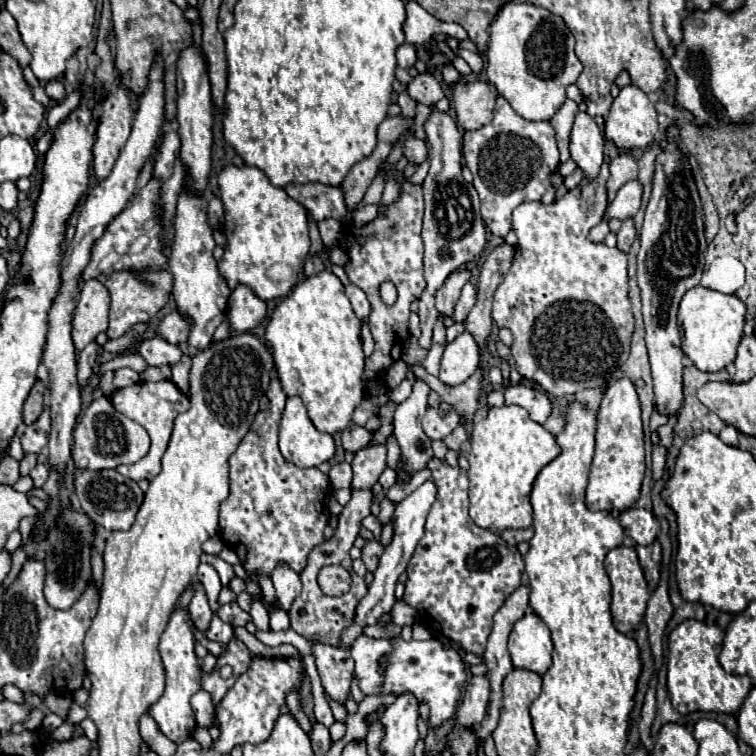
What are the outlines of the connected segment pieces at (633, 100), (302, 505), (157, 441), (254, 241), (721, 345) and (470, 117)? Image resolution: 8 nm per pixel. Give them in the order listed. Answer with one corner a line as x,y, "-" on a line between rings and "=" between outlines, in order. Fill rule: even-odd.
625,86
619,96
613,100
611,112
605,118
605,138
611,140
619,150
647,148
655,140
657,132
657,112
647,94
643,94
637,86
=
279,378
271,380
267,388
267,398
271,402
269,410
257,412
247,436
241,440
239,448
233,452
229,460
229,496
221,504
221,514
219,514
219,532
223,542
237,552
241,558
241,564
245,566
247,574
251,576
253,572
265,572
271,574
273,568
283,560
287,562
295,572
301,572
307,562
307,554
311,548
323,542
323,528
327,526
327,512
325,512
325,498
329,494
329,478
327,474
319,472
317,468
297,468
291,462
287,462
277,446
277,428
279,420
283,416
285,408
285,394
281,390
=
161,380
161,382
139,382
139,384
133,384
133,386
125,386
121,390
115,390
111,394
111,404
115,406
117,412
125,414
127,418
135,420
137,424
141,424
147,434
151,436
151,450
147,452
147,456
135,464
129,464
129,466
119,466
115,468
119,474
139,482
139,480
153,480
159,472
161,472
161,458
167,450
167,442
171,438
171,430
173,430
173,420
179,412
185,412
189,408
189,400
187,396
171,382
171,380
=
227,166
219,174
219,188
225,206
223,234
227,236
227,248
219,264
221,276
227,280
229,288
247,284
263,300
287,296
295,286
309,254
307,210
289,198
283,188
273,186
259,168
-
275,264
289,266
291,274
285,278
271,276
269,270
=
691,288
679,304
681,322
681,350
685,356
703,372
717,372
735,360
737,344
743,336
745,326
745,304
733,294
711,292
709,288
=
459,82
453,88
453,104
457,112
457,124
465,130
477,130
491,122
497,94
487,82

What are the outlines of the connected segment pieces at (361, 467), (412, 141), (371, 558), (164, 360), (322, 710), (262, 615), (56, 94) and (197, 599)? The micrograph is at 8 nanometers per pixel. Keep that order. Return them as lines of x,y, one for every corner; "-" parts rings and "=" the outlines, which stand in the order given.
385,442
361,448
351,462
351,466
353,466
353,488
371,488
377,482
379,474
387,468
385,458
387,458
=
409,136
407,138
403,152
409,158
409,162
417,162
417,164
421,164
425,160
425,156
427,156
427,150
425,150
423,140
417,140
415,136
=
375,540
375,542
367,542
361,552
363,552
361,560
365,562
367,570
369,570
369,572
375,572
375,568
379,566
379,556
383,554
383,546
381,546
377,540
=
153,336
143,340
139,354
145,358
145,362
149,366
161,366
161,364
177,364
181,358
181,350
175,344
167,344
167,340
163,340
161,336
=
305,656
305,668
307,668
307,674
311,678
311,692
313,692
313,698
315,698
315,718
323,724
323,726
331,726
333,724
333,714
331,714
331,708
325,700
325,692
323,692
323,686
321,686
321,680
319,680
319,674
315,670
315,660
313,656
=
255,598
249,614
253,616
253,624
255,624
259,630
263,630
263,632
269,632
269,630
271,630
271,626
269,626
269,612
267,612
267,608
263,606
263,602
261,602
259,598
=
57,80
45,83
43,88
47,96
52,100
61,100
61,98
65,98
65,88
63,88
63,84
57,82
=
193,582
193,598
191,598
191,604
189,604
189,616
193,620
193,624
199,628
199,630
205,630
211,622
211,608
207,604
207,596
205,596
205,588
201,582

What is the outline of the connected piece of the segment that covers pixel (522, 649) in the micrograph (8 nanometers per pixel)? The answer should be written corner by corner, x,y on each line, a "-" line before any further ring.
527,612
515,622
515,628
509,636
509,652
515,668
545,674
551,666
551,632
535,612

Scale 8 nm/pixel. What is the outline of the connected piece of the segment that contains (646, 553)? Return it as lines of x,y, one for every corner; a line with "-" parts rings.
655,540
655,544
635,546
635,550
639,554
639,562
645,572
647,584
651,590
655,590
659,584
659,576
661,576
661,544

